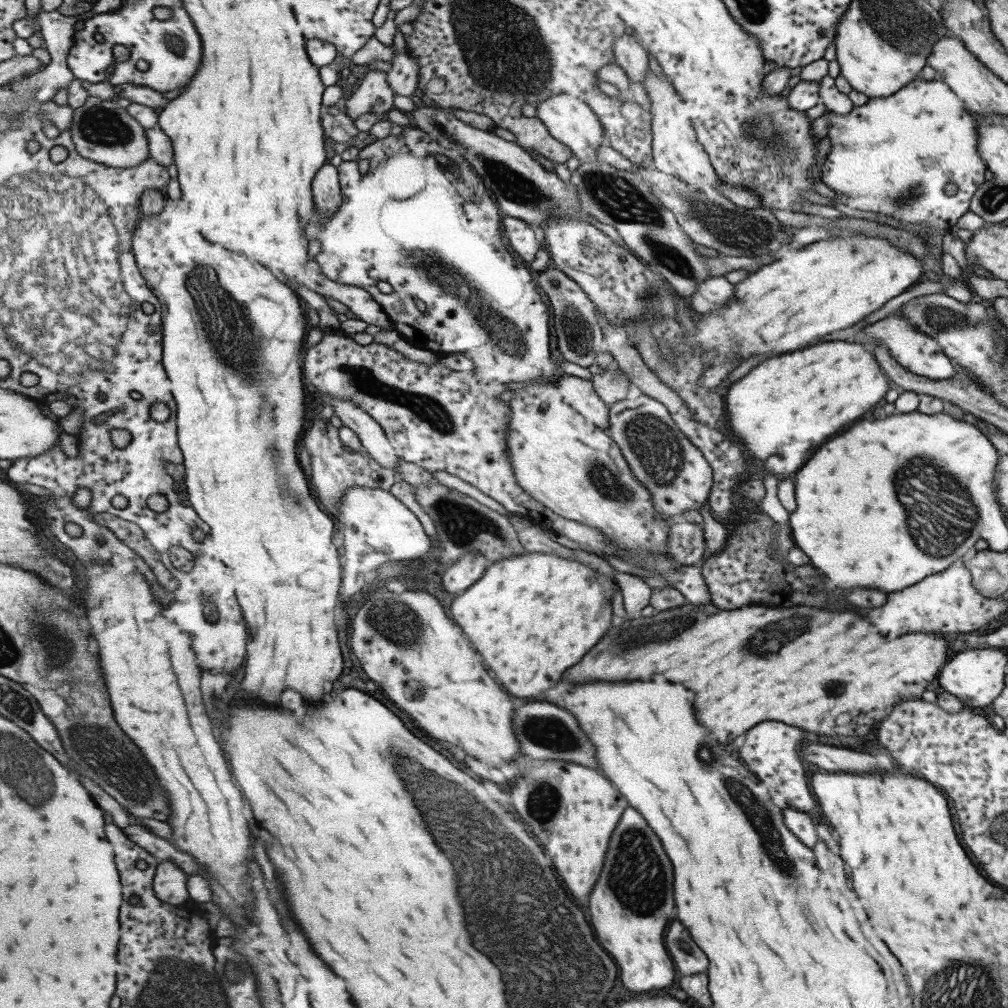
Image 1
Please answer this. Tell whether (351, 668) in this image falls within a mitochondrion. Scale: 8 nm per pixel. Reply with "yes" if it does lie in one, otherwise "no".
no

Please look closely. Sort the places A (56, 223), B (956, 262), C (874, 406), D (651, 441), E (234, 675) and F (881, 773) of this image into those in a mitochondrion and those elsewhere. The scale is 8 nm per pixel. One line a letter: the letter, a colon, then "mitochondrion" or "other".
A: mitochondrion
B: other
C: other
D: mitochondrion
E: other
F: other

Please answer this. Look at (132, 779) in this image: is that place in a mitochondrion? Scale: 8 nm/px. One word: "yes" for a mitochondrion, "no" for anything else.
yes

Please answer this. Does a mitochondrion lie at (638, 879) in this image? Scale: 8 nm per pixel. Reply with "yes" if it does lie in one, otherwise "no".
yes

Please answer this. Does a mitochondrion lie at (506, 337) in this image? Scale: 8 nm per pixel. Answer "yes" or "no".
yes

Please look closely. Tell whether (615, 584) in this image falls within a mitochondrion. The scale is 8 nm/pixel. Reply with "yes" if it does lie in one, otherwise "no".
no

